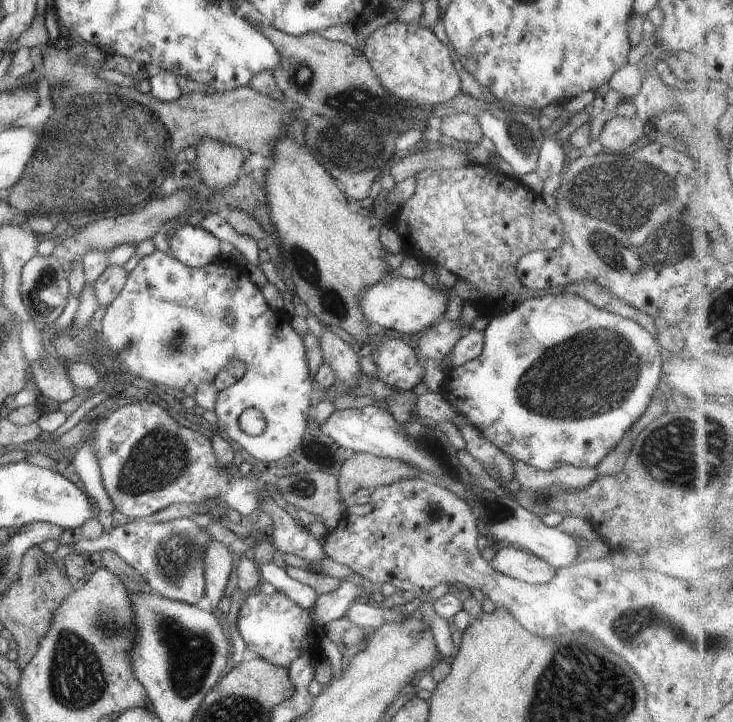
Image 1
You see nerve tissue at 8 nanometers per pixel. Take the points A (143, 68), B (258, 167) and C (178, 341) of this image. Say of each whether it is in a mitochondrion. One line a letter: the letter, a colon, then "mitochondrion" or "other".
A: other
B: other
C: mitochondrion

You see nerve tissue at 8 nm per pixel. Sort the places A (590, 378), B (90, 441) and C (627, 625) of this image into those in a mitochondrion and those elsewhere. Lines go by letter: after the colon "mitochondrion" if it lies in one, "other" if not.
A: mitochondrion
B: other
C: mitochondrion

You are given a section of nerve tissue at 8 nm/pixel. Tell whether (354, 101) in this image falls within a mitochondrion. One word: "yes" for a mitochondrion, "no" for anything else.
yes

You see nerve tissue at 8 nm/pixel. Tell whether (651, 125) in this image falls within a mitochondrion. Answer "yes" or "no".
no

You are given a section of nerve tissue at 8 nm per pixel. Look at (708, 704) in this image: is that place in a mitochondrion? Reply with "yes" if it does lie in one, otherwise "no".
no

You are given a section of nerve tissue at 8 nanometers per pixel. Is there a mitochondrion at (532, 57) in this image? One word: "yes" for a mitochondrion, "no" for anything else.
no

